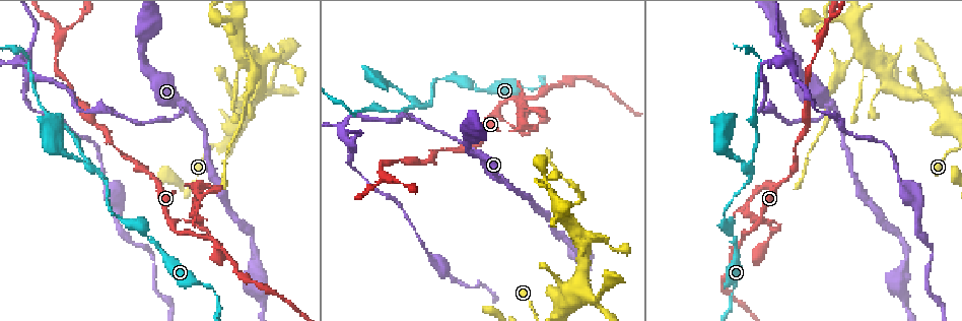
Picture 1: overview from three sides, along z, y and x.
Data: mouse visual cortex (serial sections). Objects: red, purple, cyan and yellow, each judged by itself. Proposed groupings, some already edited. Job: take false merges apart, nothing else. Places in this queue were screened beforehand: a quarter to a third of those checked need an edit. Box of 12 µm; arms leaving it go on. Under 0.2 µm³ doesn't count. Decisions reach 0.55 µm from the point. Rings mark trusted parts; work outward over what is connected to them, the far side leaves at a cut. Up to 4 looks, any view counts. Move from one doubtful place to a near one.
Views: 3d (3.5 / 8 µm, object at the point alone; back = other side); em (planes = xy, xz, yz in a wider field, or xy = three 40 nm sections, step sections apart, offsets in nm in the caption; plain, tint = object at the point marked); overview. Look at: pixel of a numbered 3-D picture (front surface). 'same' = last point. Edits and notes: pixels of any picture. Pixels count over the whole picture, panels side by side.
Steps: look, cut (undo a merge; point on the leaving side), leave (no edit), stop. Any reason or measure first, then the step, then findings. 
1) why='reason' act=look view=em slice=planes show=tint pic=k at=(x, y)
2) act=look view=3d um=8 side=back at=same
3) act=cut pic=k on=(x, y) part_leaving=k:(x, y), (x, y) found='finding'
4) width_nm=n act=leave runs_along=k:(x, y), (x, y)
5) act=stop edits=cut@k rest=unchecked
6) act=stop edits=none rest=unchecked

why='three arms meet' act=look view=3d um=3.5 pic=1 at=(860, 55)

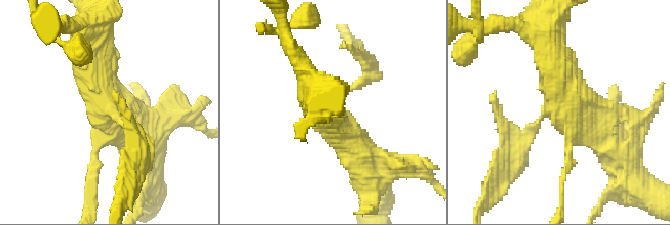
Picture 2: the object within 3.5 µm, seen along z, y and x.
why='need the tissue' act=look view=em slice=xy step=3 show=tint pic=2 at=(567, 110)

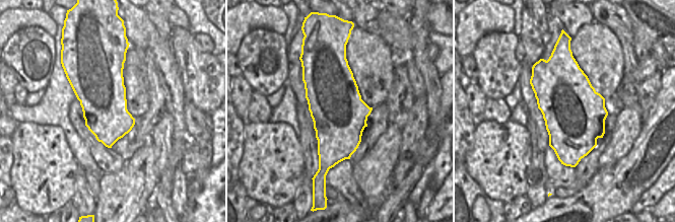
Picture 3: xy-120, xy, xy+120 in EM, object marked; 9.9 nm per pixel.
width_nm=550 act=cut pic=2 on=(508, 124) part_leaving=2:(540, 120), (506, 160), (487, 195) found='a second cell is stuck on'

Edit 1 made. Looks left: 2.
why='branch point' act=look view=3d um=3.5 pic=1 at=(753, 169)

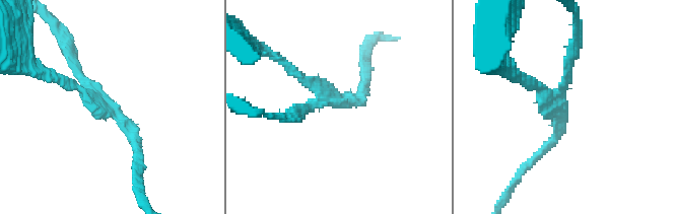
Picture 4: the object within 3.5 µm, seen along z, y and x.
arms=3 arm_widths_nm=150,150,150 act=cut pic=4 on=(290, 68) part_leaving=4:(316, 87), (263, 48), (254, 46) found='a second cell is stuck on'

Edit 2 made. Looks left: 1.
act=stop edits=cut@2,cut@4 rest=unchecked

